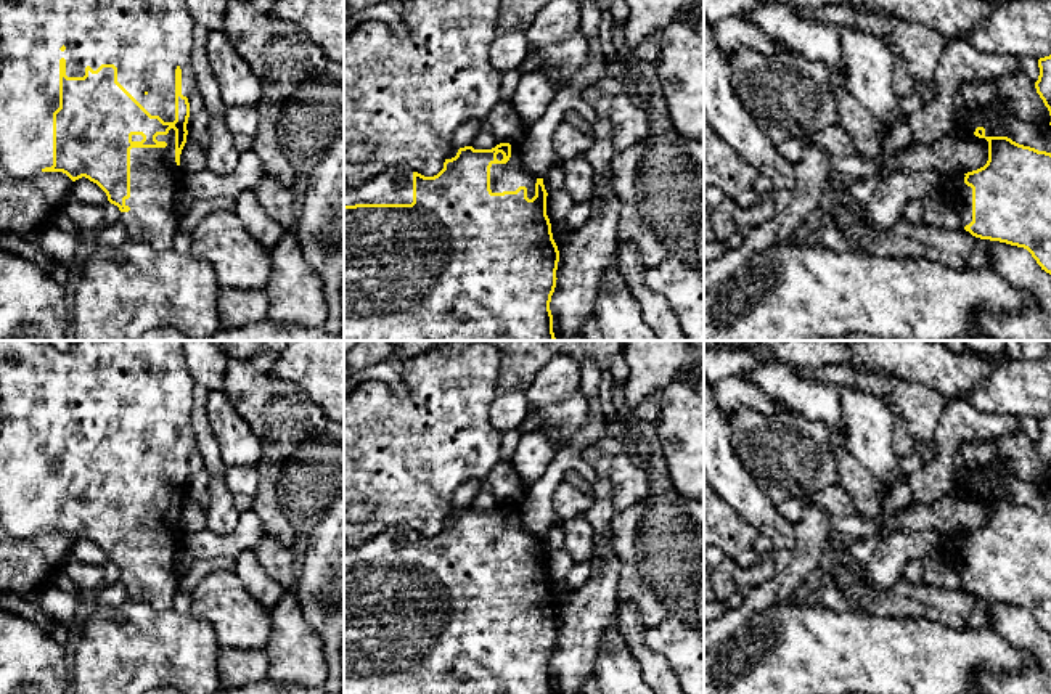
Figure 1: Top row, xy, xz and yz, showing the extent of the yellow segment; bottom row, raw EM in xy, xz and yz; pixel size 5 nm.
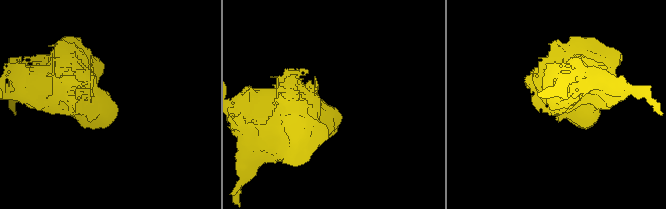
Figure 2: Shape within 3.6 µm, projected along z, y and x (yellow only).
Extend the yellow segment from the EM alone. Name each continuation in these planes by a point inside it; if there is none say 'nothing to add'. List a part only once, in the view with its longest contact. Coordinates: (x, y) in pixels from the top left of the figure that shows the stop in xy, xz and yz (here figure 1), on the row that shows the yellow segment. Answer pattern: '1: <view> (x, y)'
1: xy (145, 39)

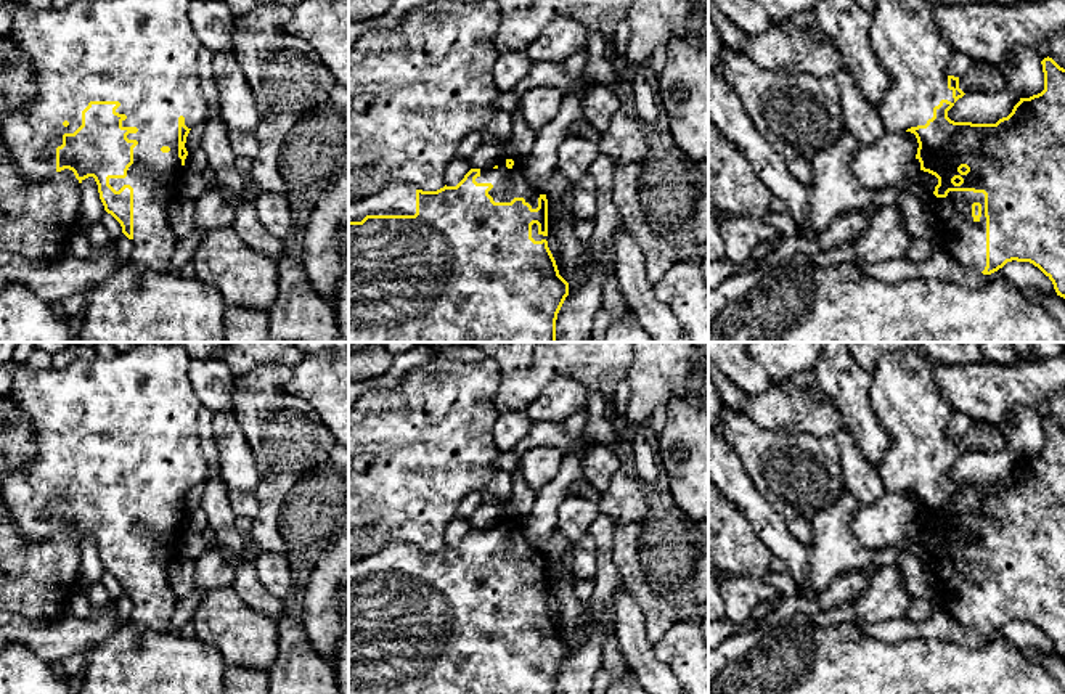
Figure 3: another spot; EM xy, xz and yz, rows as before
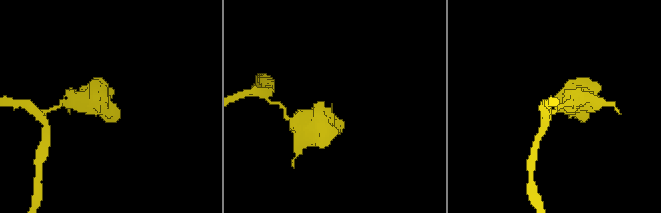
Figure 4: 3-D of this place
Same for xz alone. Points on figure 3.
1: xz (508, 183)

